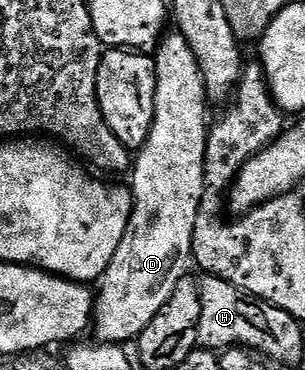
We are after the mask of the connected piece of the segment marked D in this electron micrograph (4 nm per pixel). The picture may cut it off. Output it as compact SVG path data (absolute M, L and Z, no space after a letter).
M172 31L161 40L160 44L154 50L154 60L156 62L156 106L154 107L154 123L150 127L150 135L146 139L144 146L138 150L134 157L134 164L130 170L130 188L132 191L132 218L128 224L126 235L122 239L122 243L118 247L118 251L114 251L114 259L110 263L110 267L104 276L98 282L98 292L94 297L94 333L96 329L95 340L106 345L118 345L121 343L135 342L140 336L140 332L150 323L150 319L154 319L154 315L158 315L158 311L162 311L162 307L170 299L170 295L174 295L174 287L189 272L192 260L192 240L194 239L194 223L198 219L198 207L202 203L202 195L204 194L204 156L206 155L206 143L208 142L208 131L210 128L210 117L208 121L208 108L210 102L208 100L208 92L204 86L202 79L202 71L198 67L198 59L194 55L194 51L190 51L190 43L186 43L186 39L179 31Z

